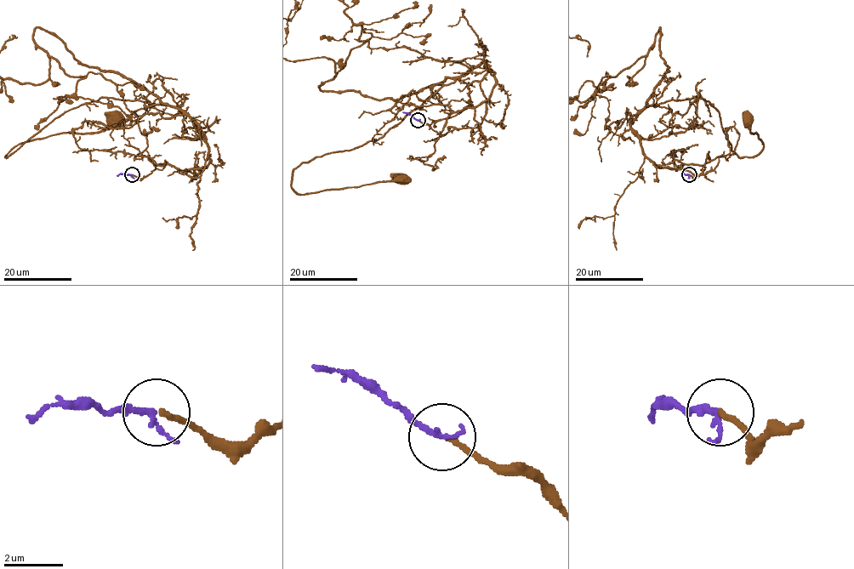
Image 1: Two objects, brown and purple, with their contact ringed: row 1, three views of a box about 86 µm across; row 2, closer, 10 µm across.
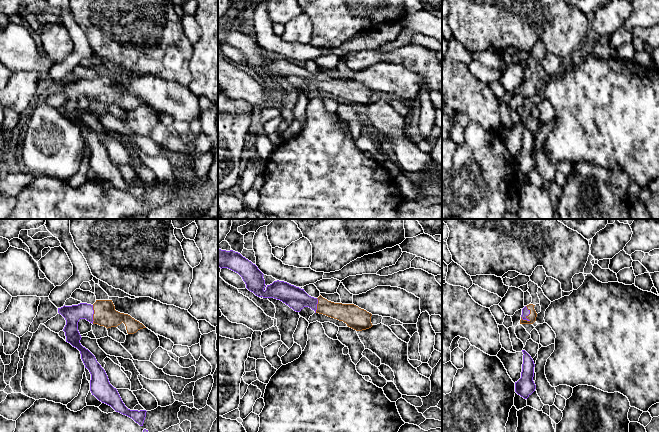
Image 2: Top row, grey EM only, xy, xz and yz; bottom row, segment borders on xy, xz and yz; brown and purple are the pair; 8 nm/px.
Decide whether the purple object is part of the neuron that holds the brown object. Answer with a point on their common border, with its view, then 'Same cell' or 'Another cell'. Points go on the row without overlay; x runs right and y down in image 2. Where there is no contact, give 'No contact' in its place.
Touches brown at yz (529, 90). Same cell

